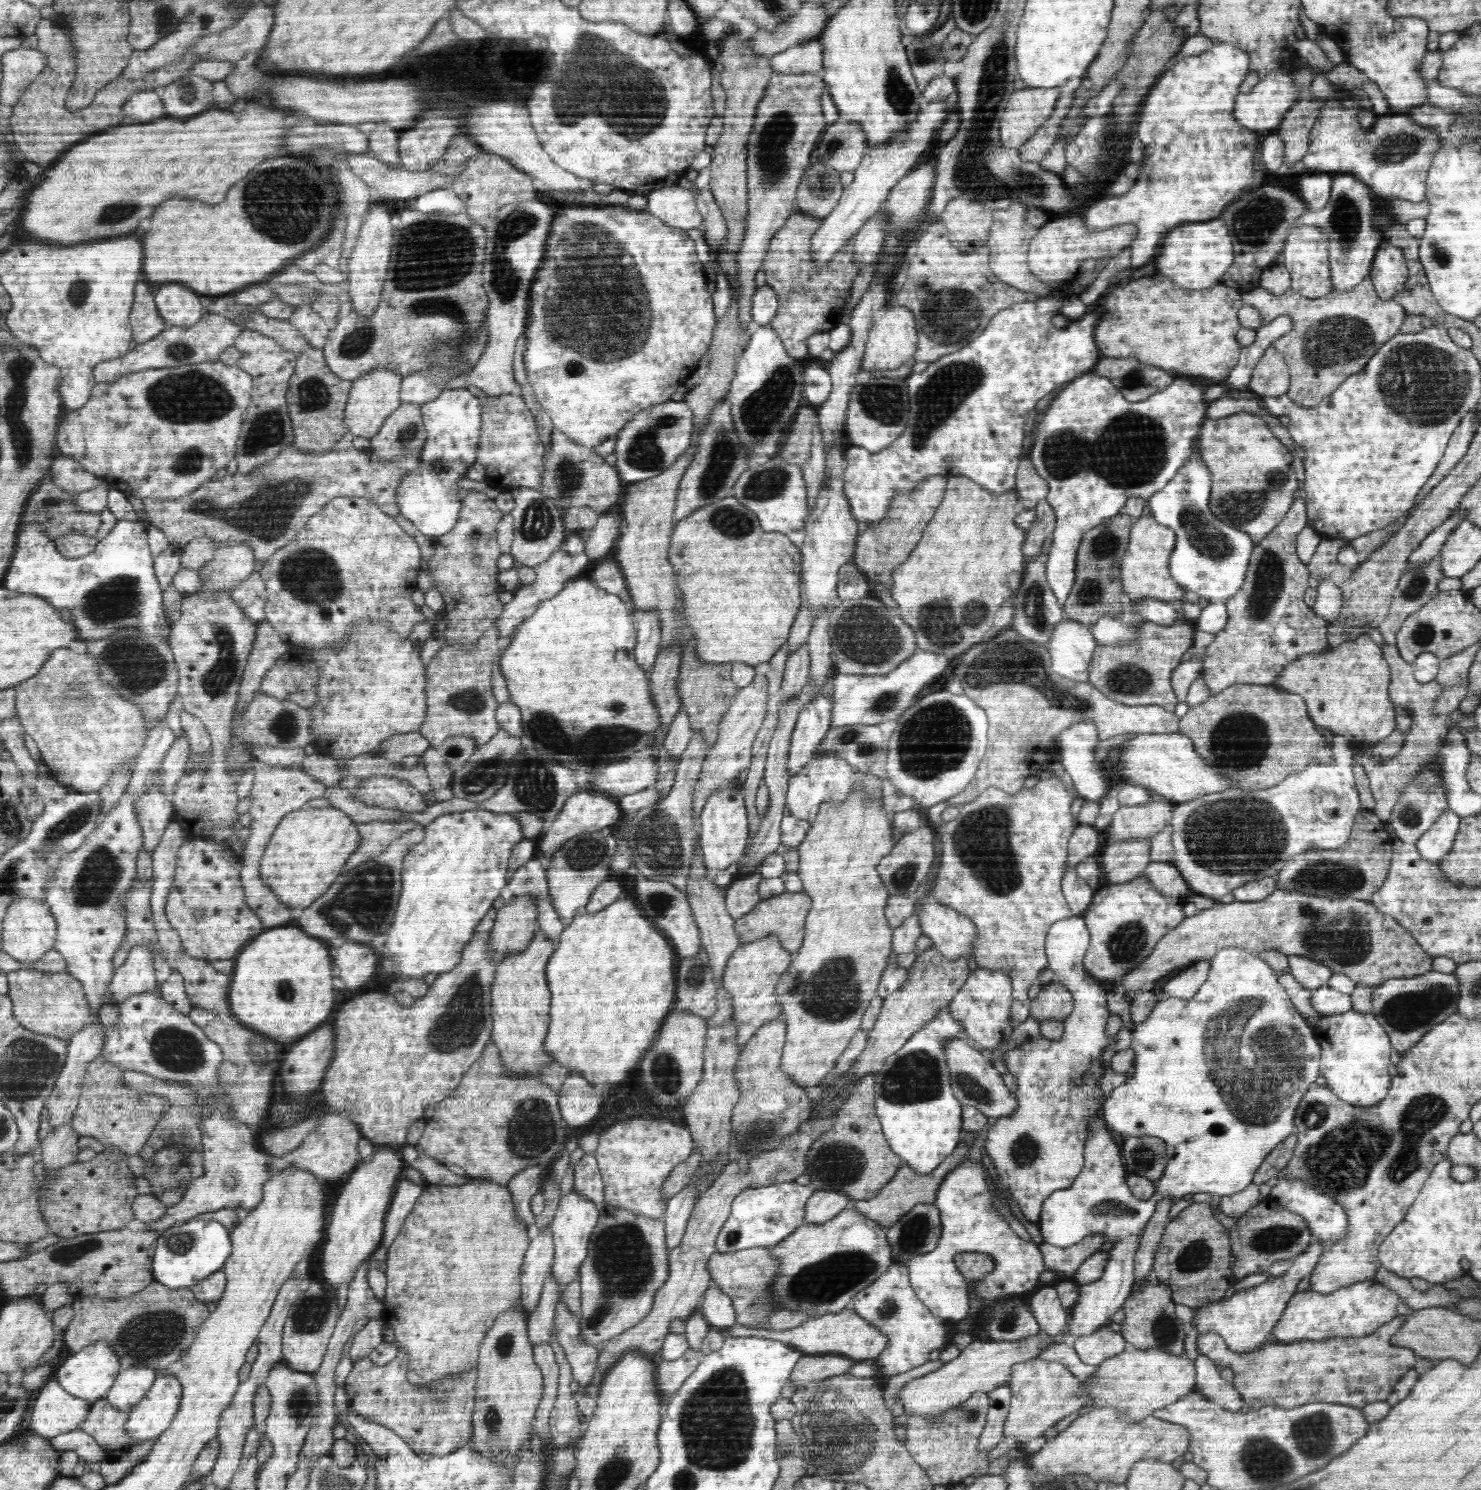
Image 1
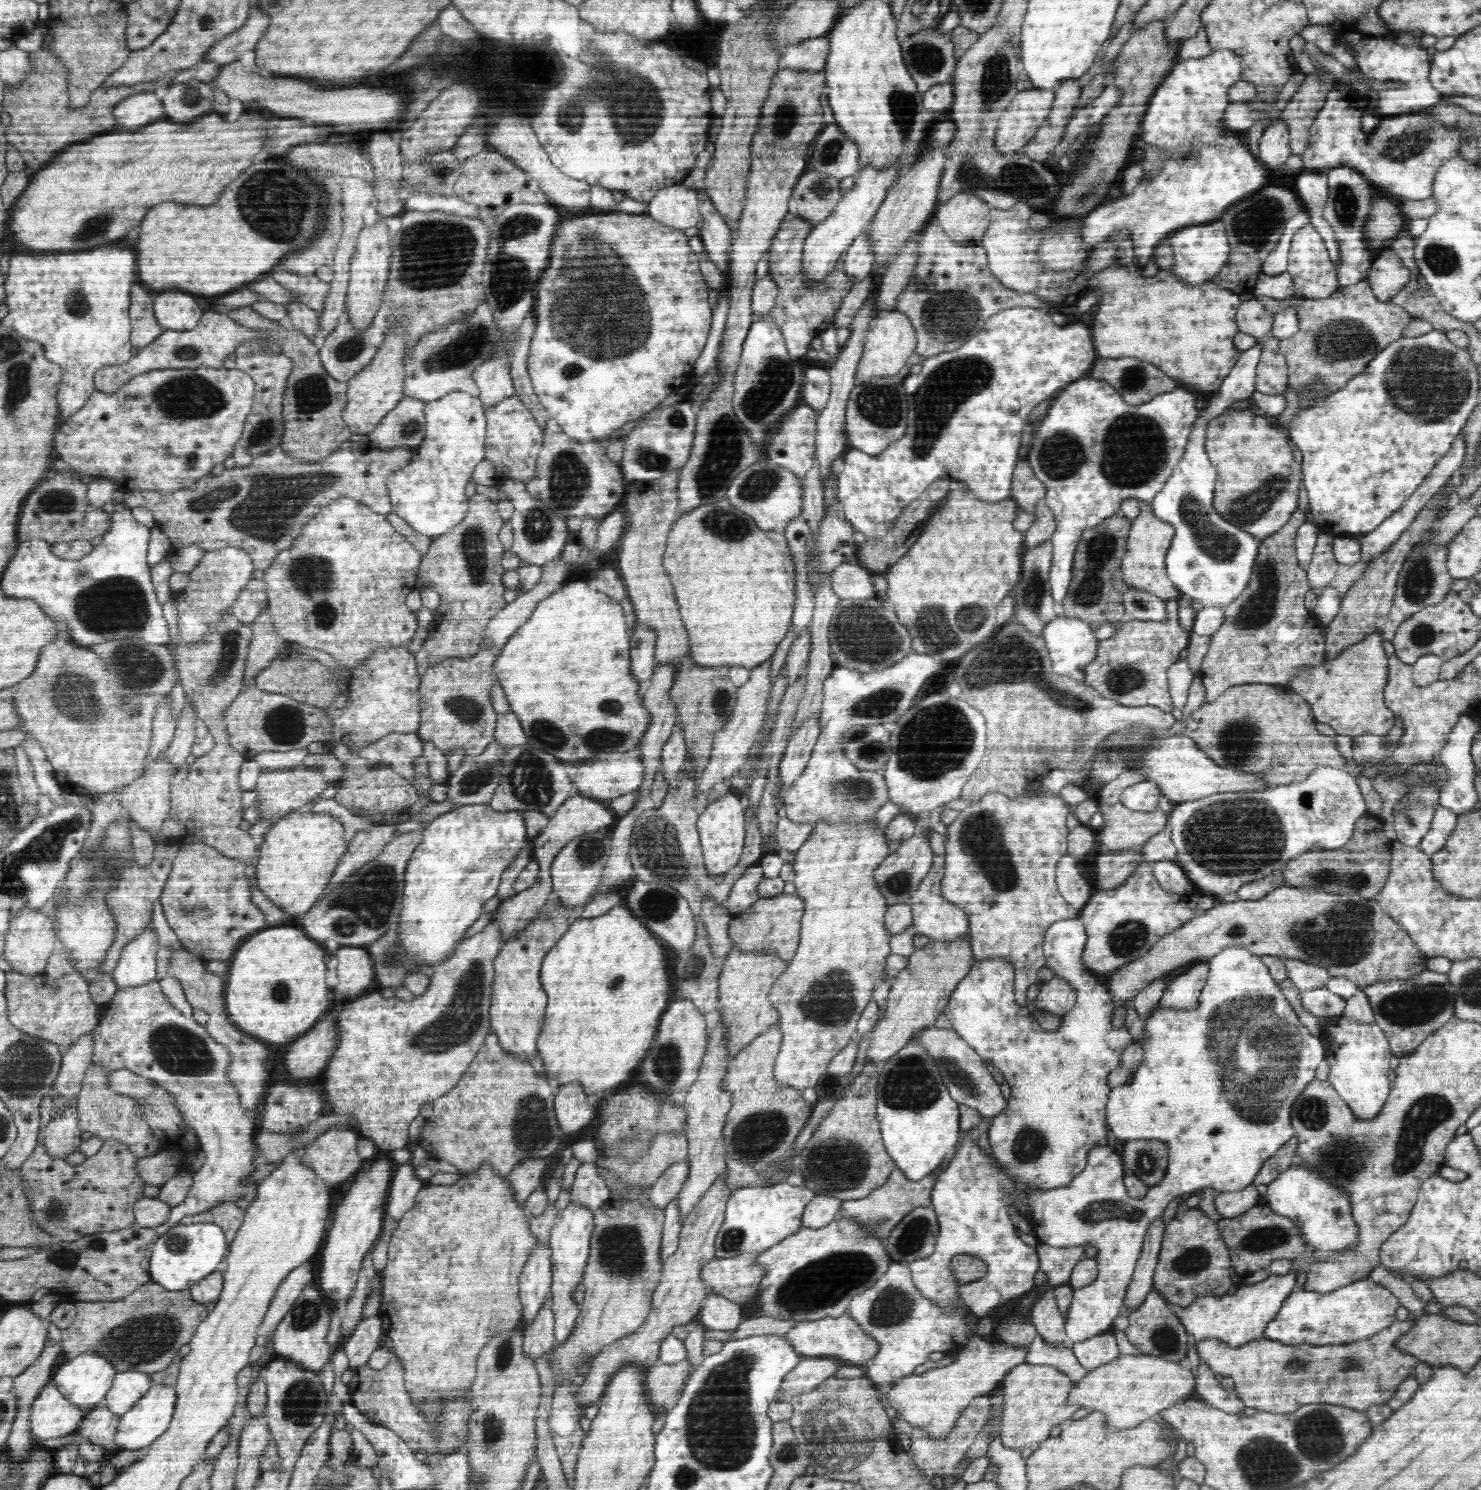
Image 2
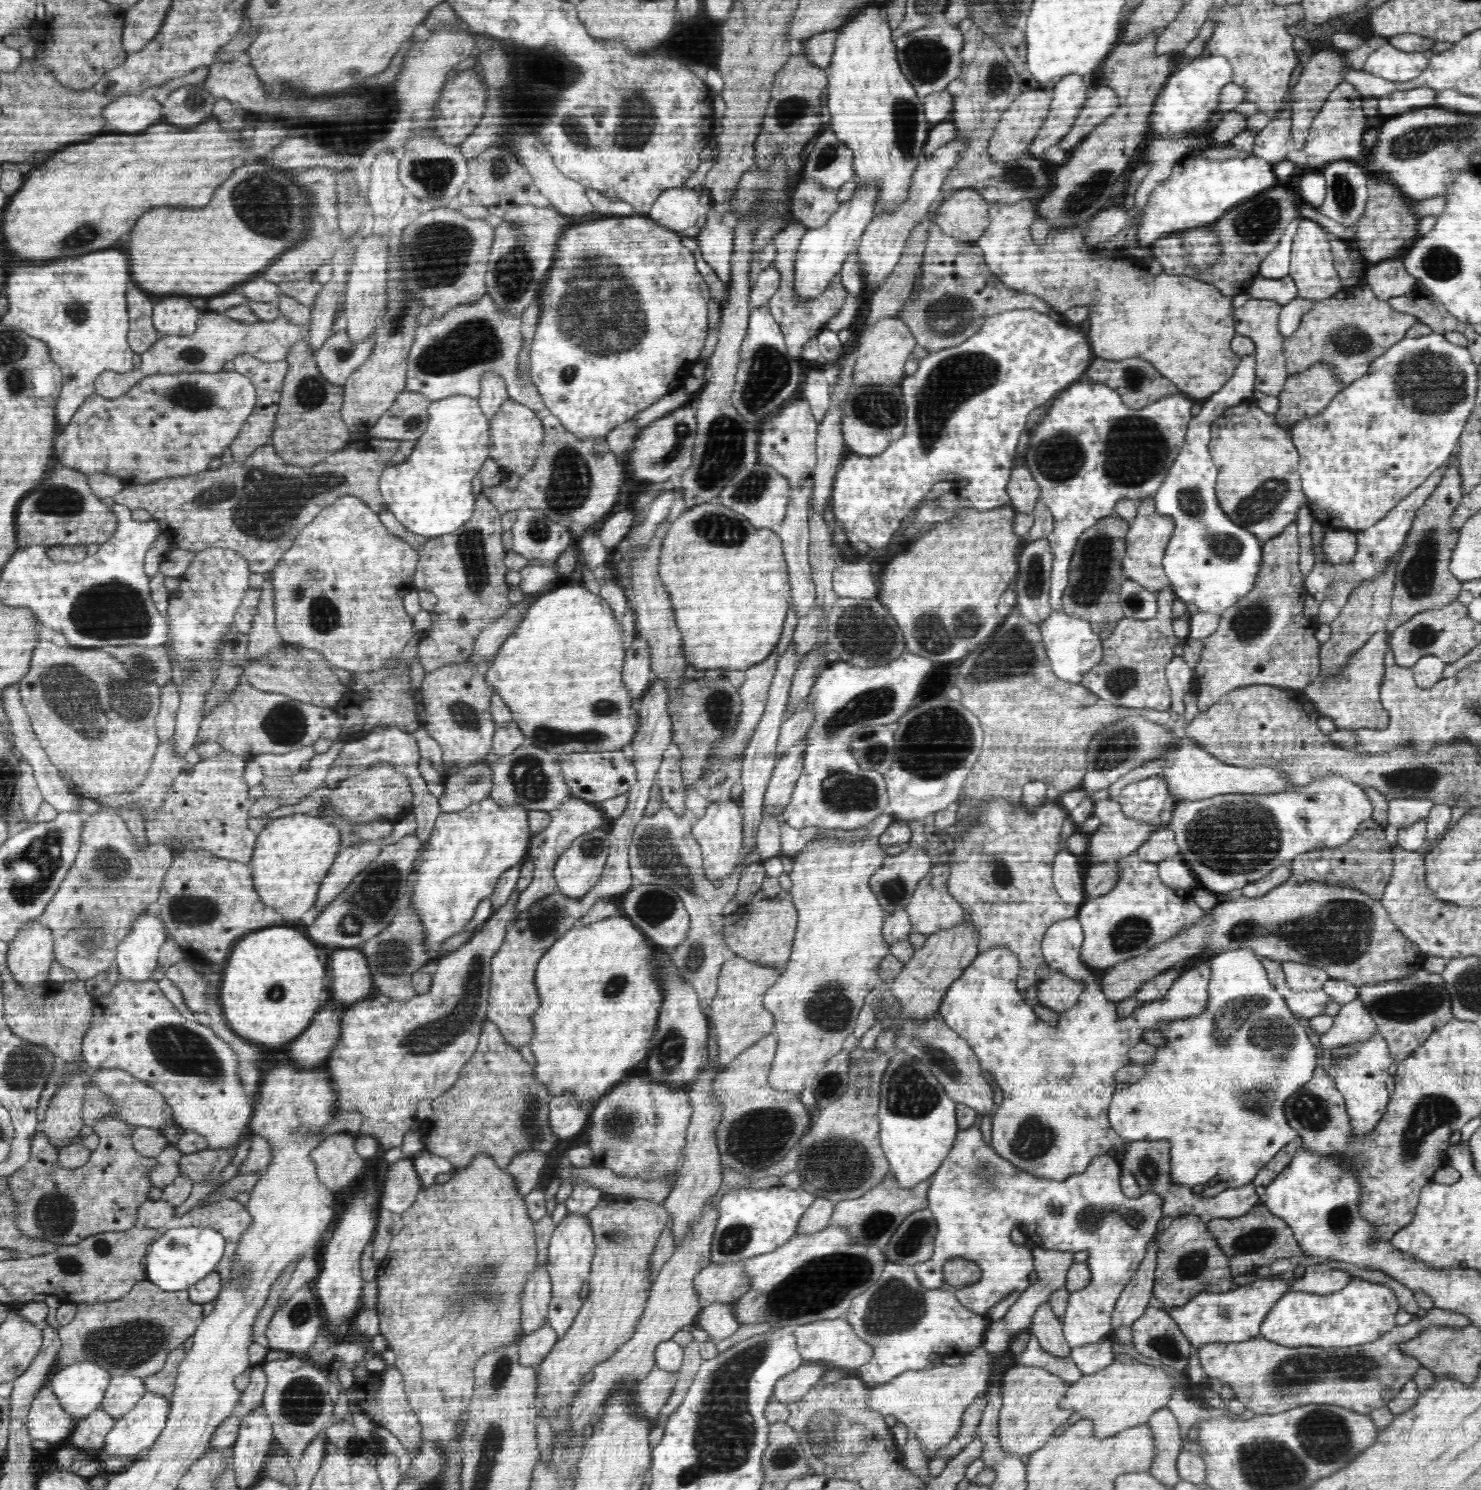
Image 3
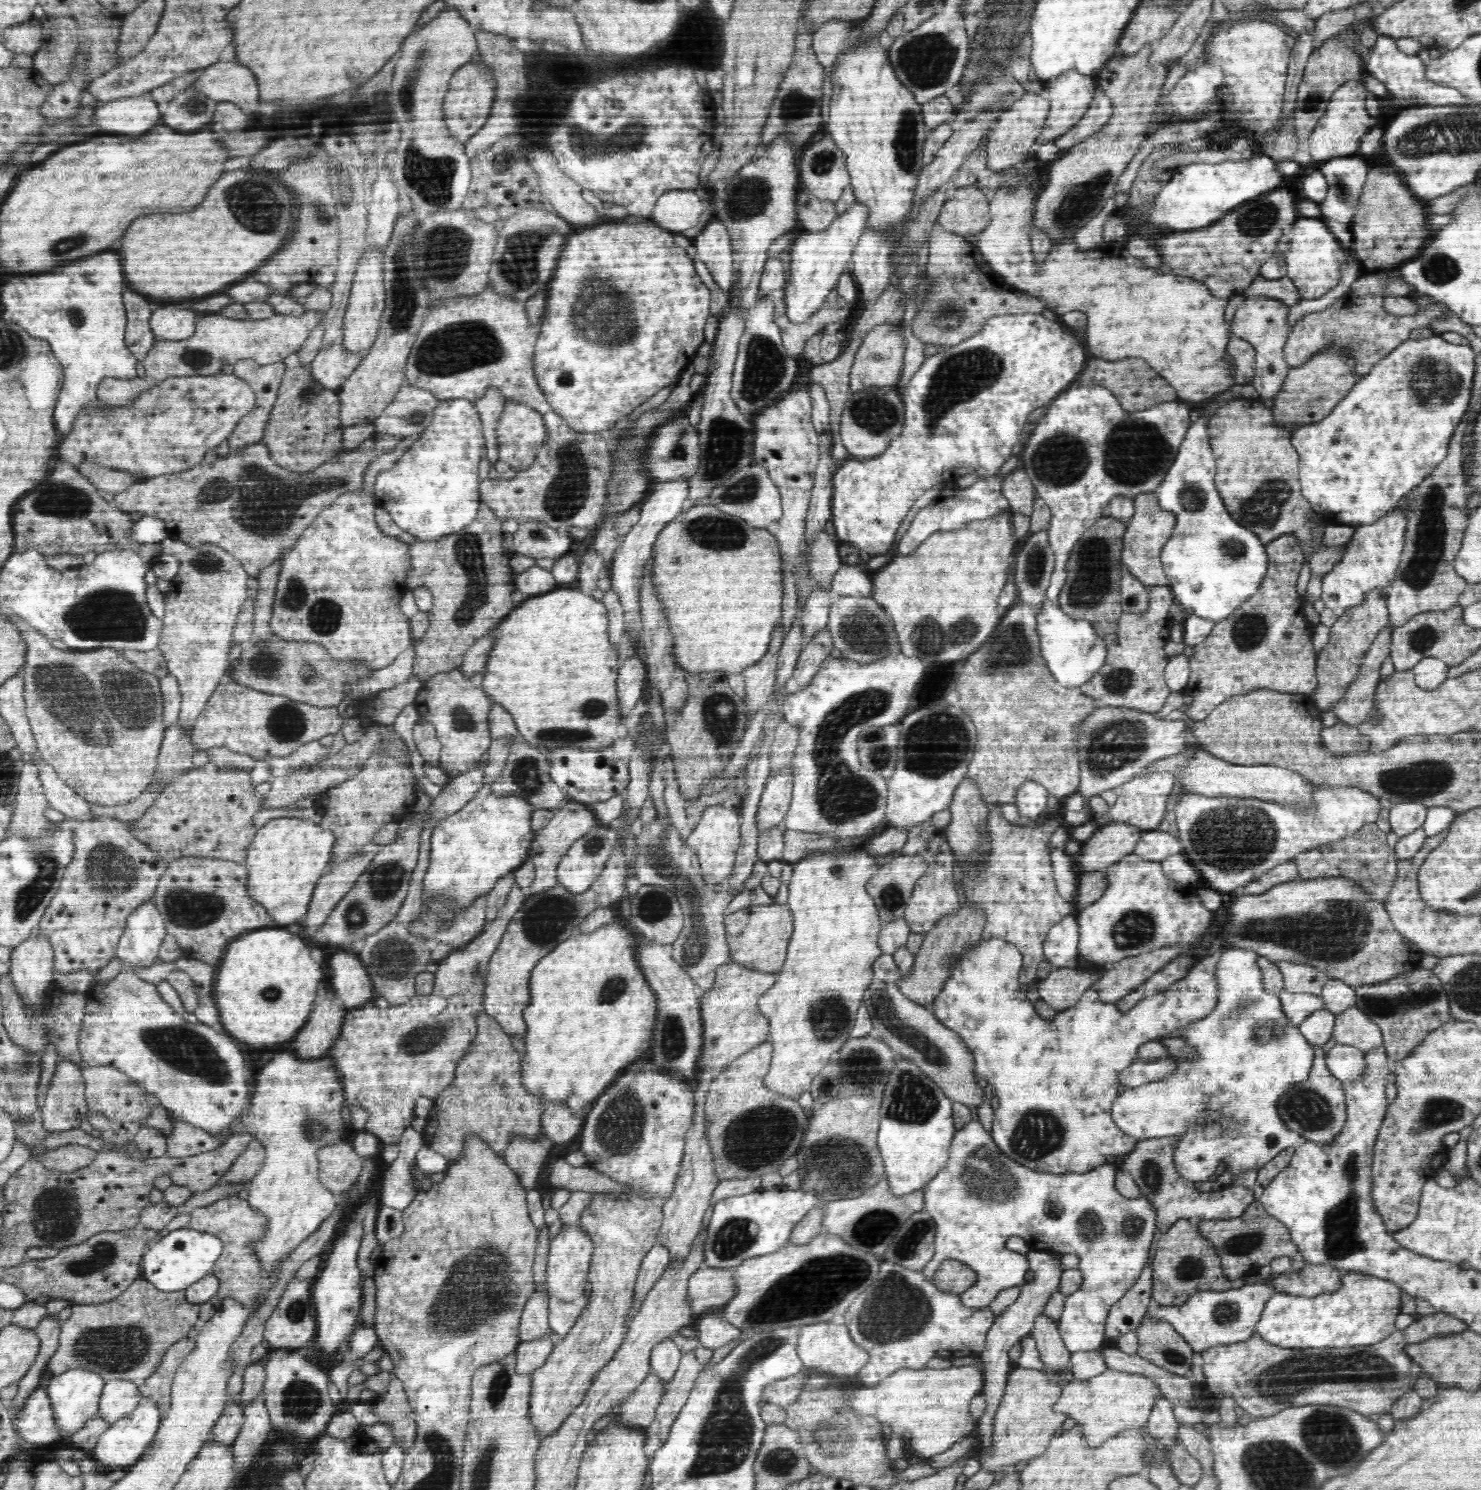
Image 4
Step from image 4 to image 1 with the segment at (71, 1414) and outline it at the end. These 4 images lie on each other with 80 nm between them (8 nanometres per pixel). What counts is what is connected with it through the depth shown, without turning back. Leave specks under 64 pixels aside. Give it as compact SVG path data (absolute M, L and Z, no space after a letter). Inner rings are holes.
M105 1340L92 1342L86 1348L82 1348L78 1354L73 1354L66 1358L64 1363L58 1367L54 1379L59 1381L60 1386L68 1394L78 1396L82 1400L93 1403L98 1399L105 1398L119 1372L122 1370L121 1357L112 1348Z

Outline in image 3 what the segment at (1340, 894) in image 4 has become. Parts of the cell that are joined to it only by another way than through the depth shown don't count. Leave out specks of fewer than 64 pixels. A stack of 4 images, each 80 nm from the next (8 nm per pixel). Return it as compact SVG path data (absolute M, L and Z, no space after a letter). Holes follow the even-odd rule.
M1288 880L1276 888L1260 896L1260 898L1244 898L1223 901L1204 914L1192 928L1165 940L1155 948L1142 955L1135 956L1123 963L1115 964L1105 972L1102 979L1097 980L1107 999L1117 1003L1135 994L1151 978L1161 972L1168 971L1178 962L1198 956L1198 954L1216 954L1228 950L1244 948L1257 954L1258 957L1271 958L1278 961L1300 962L1324 969L1332 979L1342 979L1361 987L1365 984L1398 980L1414 975L1423 969L1426 954L1420 951L1403 932L1392 922L1388 911L1381 901L1370 895L1348 887L1328 886L1326 883L1296 883Z

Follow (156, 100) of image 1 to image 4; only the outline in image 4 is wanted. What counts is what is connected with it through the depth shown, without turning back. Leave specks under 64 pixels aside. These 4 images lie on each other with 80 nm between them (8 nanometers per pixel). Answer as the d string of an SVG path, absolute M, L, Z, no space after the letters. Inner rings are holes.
M147 94L119 98L96 108L96 126L112 134L142 134L160 122L162 105Z

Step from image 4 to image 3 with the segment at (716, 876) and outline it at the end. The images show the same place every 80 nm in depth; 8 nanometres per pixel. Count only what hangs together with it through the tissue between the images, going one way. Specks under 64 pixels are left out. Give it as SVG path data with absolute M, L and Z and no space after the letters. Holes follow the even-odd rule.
M716 802L706 808L706 814L693 824L692 836L701 848L703 869L708 880L724 880L739 864L742 842L740 806L734 802Z

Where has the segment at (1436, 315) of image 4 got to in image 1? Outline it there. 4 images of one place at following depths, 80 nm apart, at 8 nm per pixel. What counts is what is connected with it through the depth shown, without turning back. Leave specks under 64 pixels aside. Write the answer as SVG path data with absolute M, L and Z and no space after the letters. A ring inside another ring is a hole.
M1368 276L1351 291L1332 291L1329 295L1310 299L1288 288L1286 292L1270 293L1266 288L1256 287L1242 294L1243 304L1252 305L1260 311L1262 323L1268 325L1279 316L1287 316L1293 321L1293 328L1285 336L1274 340L1272 346L1284 357L1289 370L1290 384L1287 395L1290 400L1306 408L1314 408L1329 394L1332 394L1352 374L1360 372L1366 363L1382 348L1390 338L1397 336L1407 318L1407 312L1394 299L1382 300L1375 291Z

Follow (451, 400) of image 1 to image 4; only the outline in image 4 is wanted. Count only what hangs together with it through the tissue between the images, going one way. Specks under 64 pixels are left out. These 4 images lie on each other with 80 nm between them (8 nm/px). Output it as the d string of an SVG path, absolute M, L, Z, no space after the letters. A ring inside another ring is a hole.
M464 397L442 400L433 409L434 418L421 437L389 470L380 472L375 480L374 495L380 508L390 513L392 520L420 541L434 541L472 524L481 502L478 470L482 454L486 454L486 437L475 403Z

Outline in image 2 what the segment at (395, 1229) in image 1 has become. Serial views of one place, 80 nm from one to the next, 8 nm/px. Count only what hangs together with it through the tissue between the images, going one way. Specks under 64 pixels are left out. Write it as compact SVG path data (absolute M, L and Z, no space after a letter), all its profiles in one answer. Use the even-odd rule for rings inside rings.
M410 1163L400 1164L391 1182L391 1192L386 1198L385 1215L395 1222L400 1222L402 1216L414 1208L416 1195L425 1186L426 1184L415 1176L414 1167Z

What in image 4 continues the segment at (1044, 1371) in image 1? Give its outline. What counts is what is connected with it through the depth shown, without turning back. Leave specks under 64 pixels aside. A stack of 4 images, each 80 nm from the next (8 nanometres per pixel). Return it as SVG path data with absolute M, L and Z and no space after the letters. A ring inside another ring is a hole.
M1015 1365L1008 1374L1004 1396L994 1415L990 1444L982 1449L981 1454L976 1452L975 1457L980 1462L980 1468L995 1473L1022 1460L1032 1460L1032 1456L1040 1456L1040 1452L1044 1452L1056 1430L1062 1427L1068 1418L1067 1413L1054 1411L1062 1391L1062 1384L1051 1381L1042 1370Z

